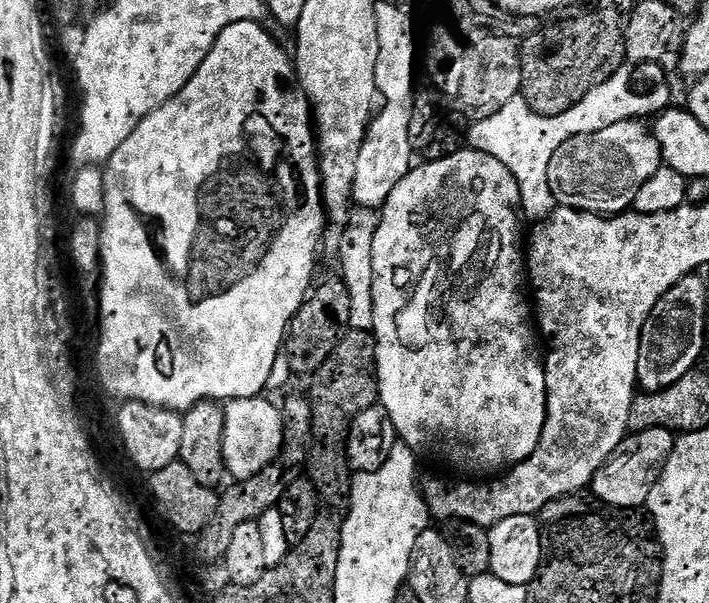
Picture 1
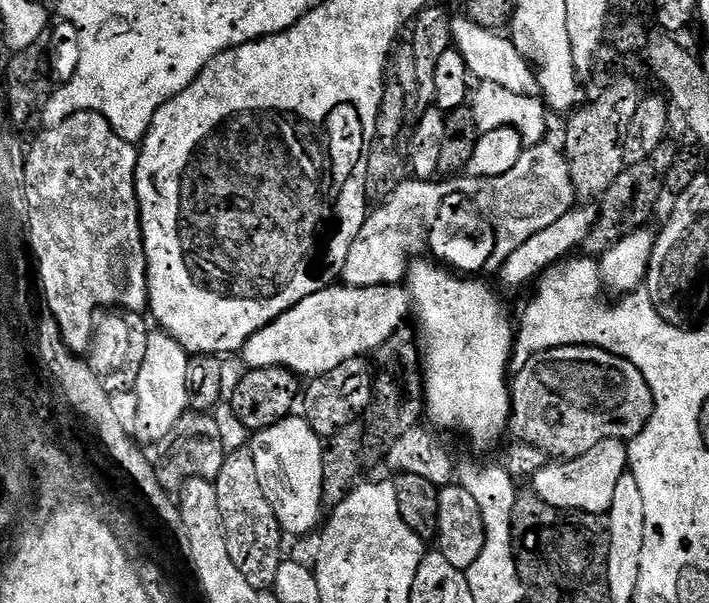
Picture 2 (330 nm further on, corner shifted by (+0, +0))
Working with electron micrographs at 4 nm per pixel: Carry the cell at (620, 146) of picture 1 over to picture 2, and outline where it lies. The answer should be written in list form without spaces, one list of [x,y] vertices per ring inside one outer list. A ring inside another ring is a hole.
[[[550,142],[525,147],[524,153],[506,170],[506,174],[497,176],[473,176],[456,174],[451,178],[417,180],[406,178],[390,194],[390,198],[379,206],[373,207],[364,220],[350,254],[342,269],[342,280],[350,287],[372,287],[374,284],[399,285],[408,275],[408,266],[413,259],[416,247],[428,239],[432,252],[441,265],[460,274],[480,274],[480,271],[496,259],[503,262],[518,246],[528,238],[533,238],[540,230],[545,230],[570,211],[577,201],[576,188],[572,184],[572,175],[568,160],[563,151]]]

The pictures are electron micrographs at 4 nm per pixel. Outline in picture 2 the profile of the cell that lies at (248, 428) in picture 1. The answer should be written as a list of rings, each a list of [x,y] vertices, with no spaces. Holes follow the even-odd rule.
[[[293,414],[286,420],[280,420],[274,426],[263,428],[251,439],[250,447],[254,454],[254,466],[258,469],[258,482],[262,482],[262,494],[266,494],[281,529],[287,535],[289,532],[292,536],[304,536],[307,532],[314,531],[316,527],[319,529],[322,524],[320,508],[325,507],[322,494],[322,458],[325,445],[322,443],[321,437],[317,436],[307,420]]]

